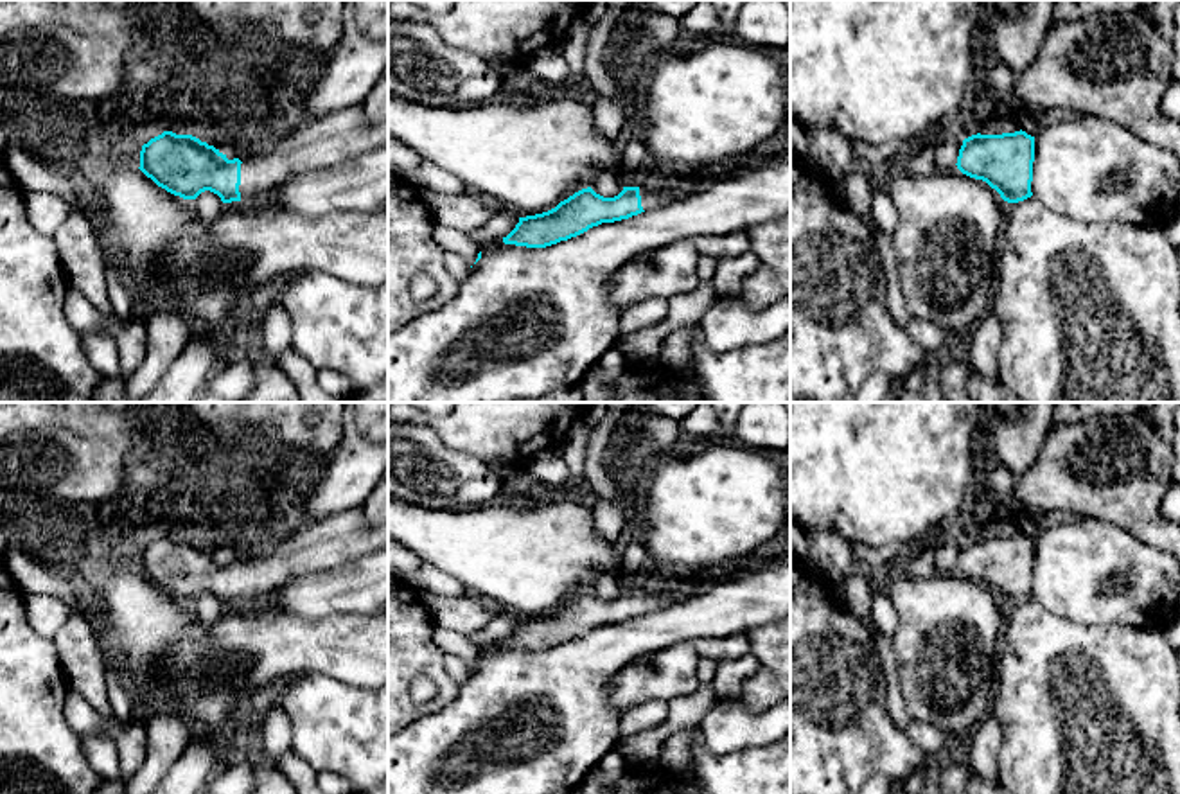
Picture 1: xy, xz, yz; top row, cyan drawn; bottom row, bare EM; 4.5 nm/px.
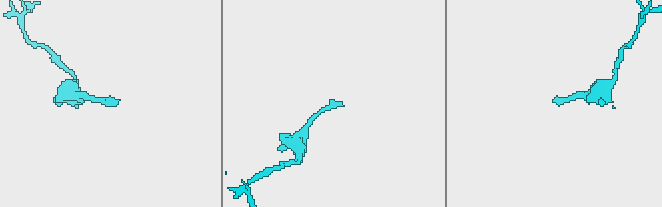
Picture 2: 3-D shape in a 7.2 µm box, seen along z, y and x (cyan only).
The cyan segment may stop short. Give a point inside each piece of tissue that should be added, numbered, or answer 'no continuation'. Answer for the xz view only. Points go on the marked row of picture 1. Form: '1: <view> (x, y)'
1: xz (652, 196)

